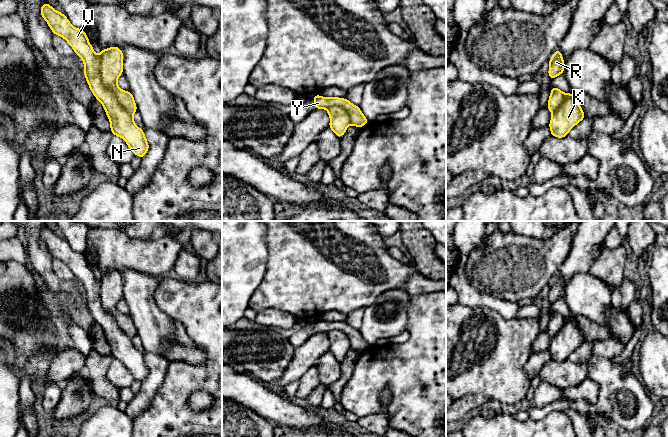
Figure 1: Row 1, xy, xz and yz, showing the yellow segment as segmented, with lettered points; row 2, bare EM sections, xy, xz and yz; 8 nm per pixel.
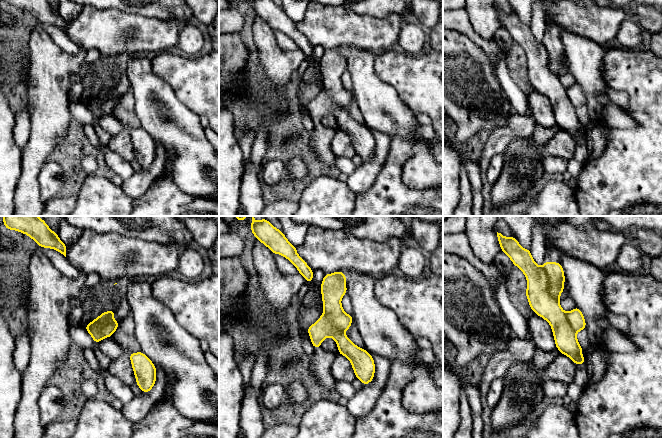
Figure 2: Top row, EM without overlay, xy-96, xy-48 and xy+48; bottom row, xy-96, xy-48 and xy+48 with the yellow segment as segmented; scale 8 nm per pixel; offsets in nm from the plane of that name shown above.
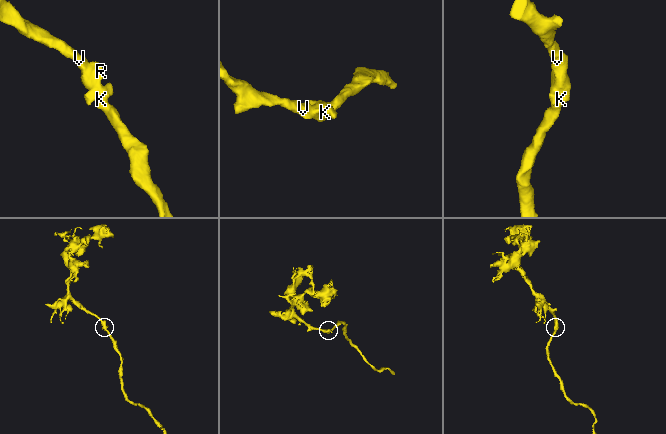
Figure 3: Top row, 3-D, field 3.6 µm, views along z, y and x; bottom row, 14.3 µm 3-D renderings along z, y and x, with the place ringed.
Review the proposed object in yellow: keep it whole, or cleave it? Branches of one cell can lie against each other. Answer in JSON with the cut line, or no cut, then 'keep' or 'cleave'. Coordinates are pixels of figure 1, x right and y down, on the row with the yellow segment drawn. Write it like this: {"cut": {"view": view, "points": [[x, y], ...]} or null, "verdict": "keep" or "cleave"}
{"cut": {"view": "xy", "points": [[99, 55], [101, 80], [113, 92], [117, 101], [131, 114]]}, "verdict": "cleave"}

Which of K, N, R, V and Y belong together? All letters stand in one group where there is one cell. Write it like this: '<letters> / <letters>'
K N V / R Y

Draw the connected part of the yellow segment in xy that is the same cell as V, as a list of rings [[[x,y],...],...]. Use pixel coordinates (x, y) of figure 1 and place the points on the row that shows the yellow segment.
[[[47,2],[41,6],[40,14],[53,34],[65,39],[82,59],[83,74],[91,92],[103,105],[111,124],[110,131],[114,136],[121,137],[134,155],[143,158],[149,150],[144,129],[135,124],[132,114],[119,104],[114,92],[103,83],[100,75],[101,57],[95,53],[85,31],[75,28],[62,12],[58,12]]]

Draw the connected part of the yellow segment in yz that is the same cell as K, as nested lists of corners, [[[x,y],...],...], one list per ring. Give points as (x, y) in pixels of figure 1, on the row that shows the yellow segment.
[[[567,93],[563,103],[552,114],[549,123],[551,136],[564,138],[580,121],[585,119],[584,111],[578,104],[575,94]]]

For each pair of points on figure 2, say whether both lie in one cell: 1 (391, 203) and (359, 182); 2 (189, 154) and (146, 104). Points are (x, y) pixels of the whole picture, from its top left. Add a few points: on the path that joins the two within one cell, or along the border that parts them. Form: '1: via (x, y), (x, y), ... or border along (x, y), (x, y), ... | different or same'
1: border along (381, 169), (373, 184), (356, 195) | different
2: via (180, 142), (156, 116) | same

